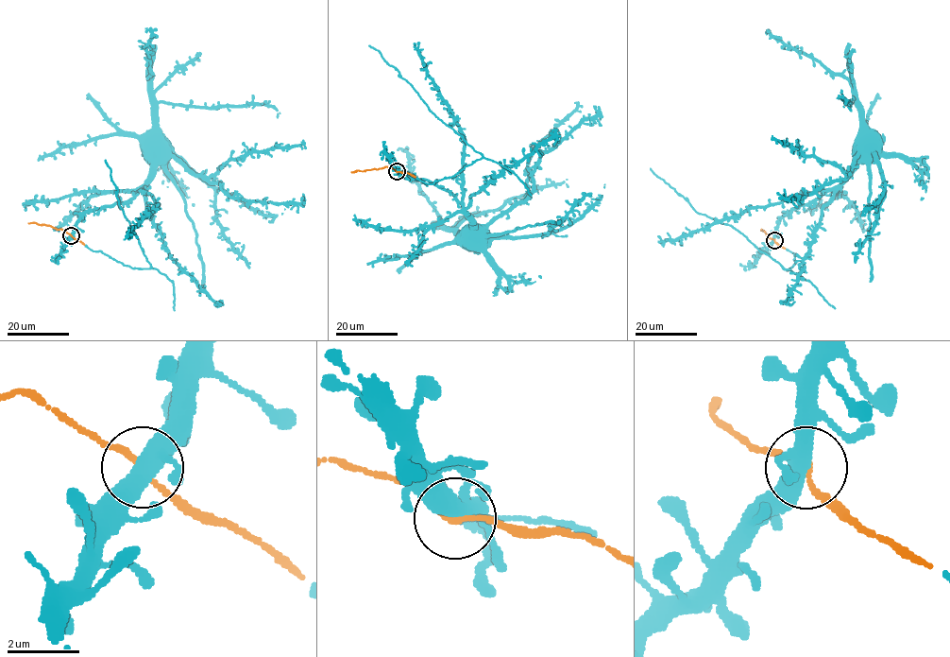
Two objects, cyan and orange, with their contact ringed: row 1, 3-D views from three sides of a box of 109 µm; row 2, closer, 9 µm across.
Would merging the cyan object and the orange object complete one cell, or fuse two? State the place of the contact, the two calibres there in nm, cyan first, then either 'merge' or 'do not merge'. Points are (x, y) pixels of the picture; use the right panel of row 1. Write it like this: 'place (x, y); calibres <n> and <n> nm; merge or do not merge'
place (774, 240); calibres 400 and 140 nm; merge

